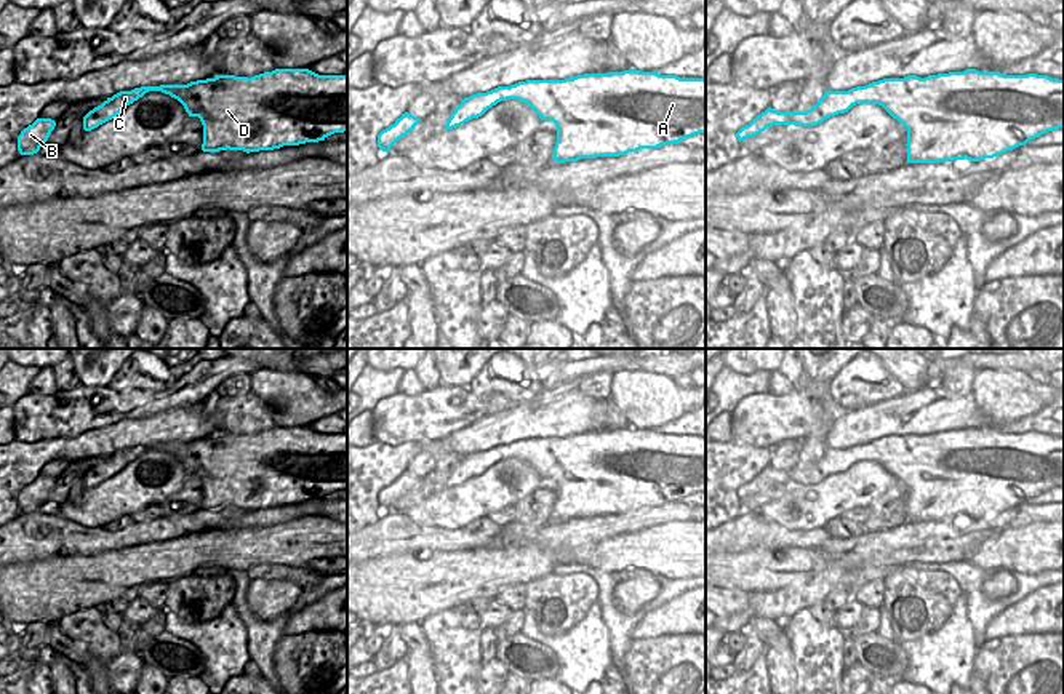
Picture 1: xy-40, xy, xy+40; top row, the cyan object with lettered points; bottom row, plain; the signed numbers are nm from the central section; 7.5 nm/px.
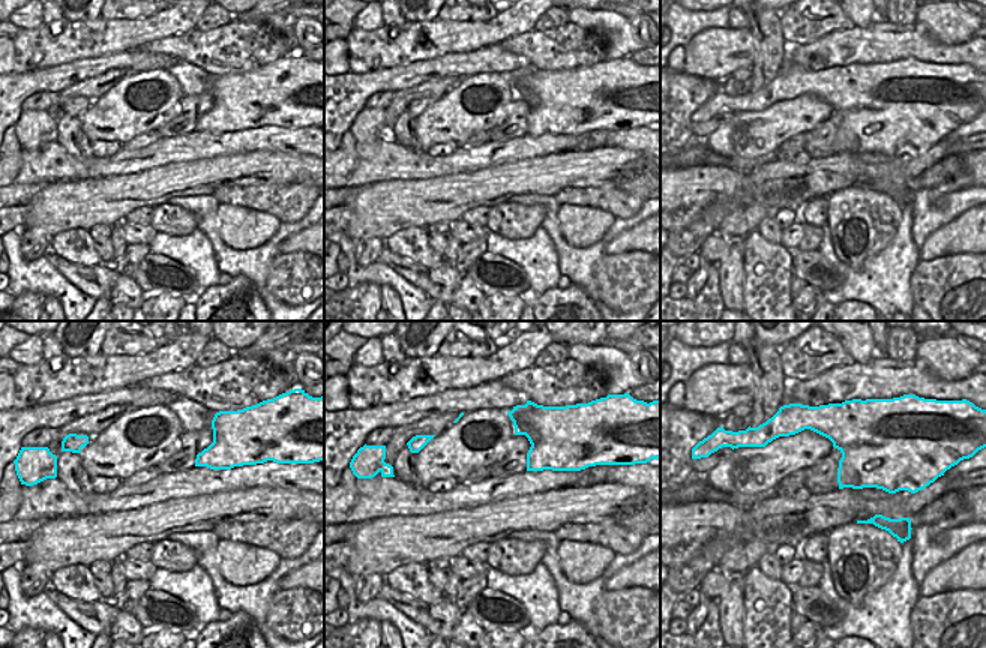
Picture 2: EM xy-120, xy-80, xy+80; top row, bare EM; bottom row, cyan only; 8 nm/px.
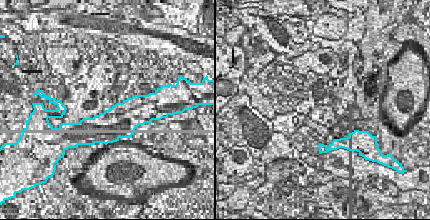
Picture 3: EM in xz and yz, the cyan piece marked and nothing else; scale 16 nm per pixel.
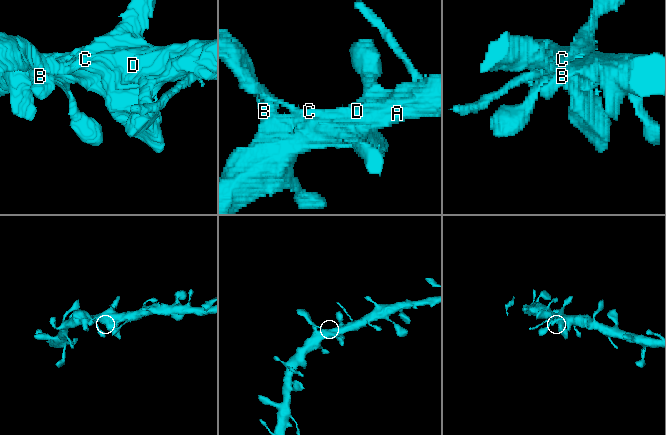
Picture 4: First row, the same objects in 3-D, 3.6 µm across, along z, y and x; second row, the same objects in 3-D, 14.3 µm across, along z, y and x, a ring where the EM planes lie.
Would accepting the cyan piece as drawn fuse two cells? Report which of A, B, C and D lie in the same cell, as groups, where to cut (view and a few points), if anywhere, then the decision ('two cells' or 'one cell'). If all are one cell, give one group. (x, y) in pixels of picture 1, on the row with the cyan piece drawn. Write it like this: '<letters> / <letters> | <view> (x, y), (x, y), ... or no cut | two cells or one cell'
A B C D | no cut | one cell

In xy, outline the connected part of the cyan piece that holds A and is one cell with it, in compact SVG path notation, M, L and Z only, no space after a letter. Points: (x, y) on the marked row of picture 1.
M637 69L565 80L526 80L464 98L448 118L453 130L501 101L518 99L557 125L554 162L619 157L680 144L706 133L706 78Z

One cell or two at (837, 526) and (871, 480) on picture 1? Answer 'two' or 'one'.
two

